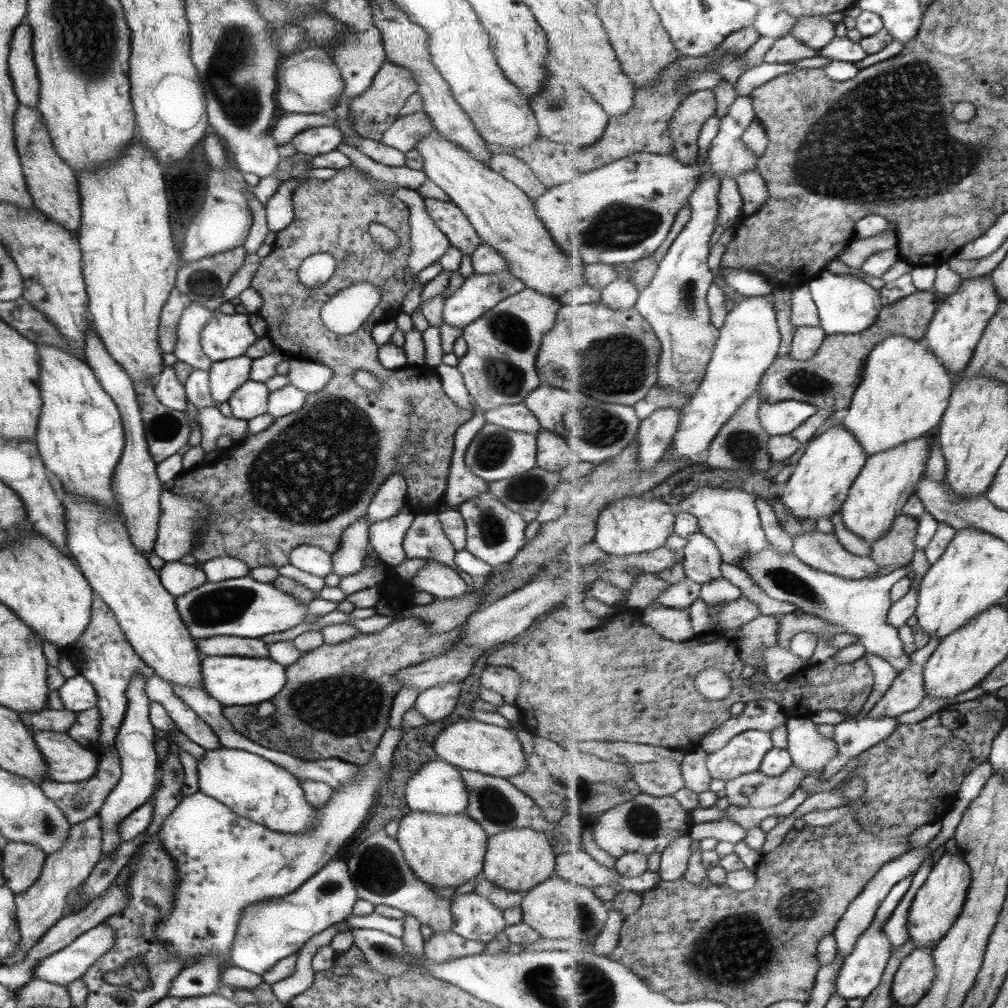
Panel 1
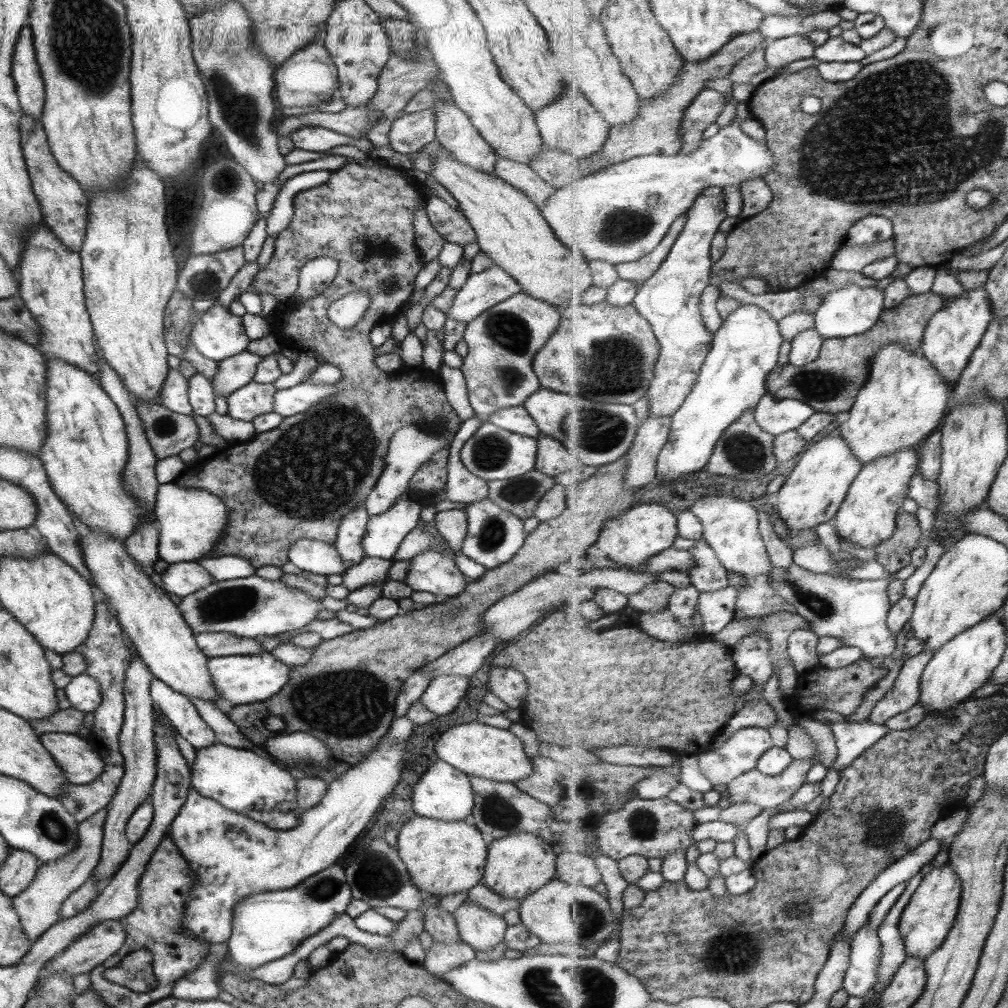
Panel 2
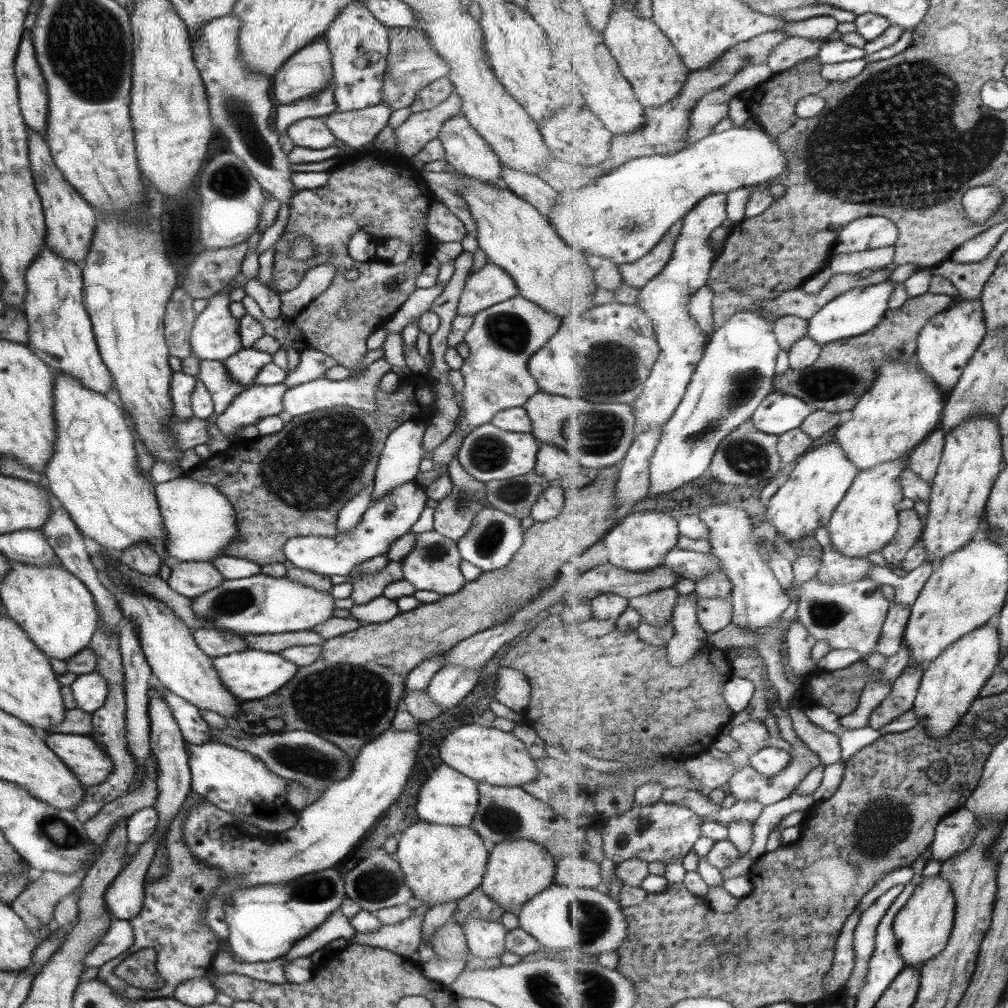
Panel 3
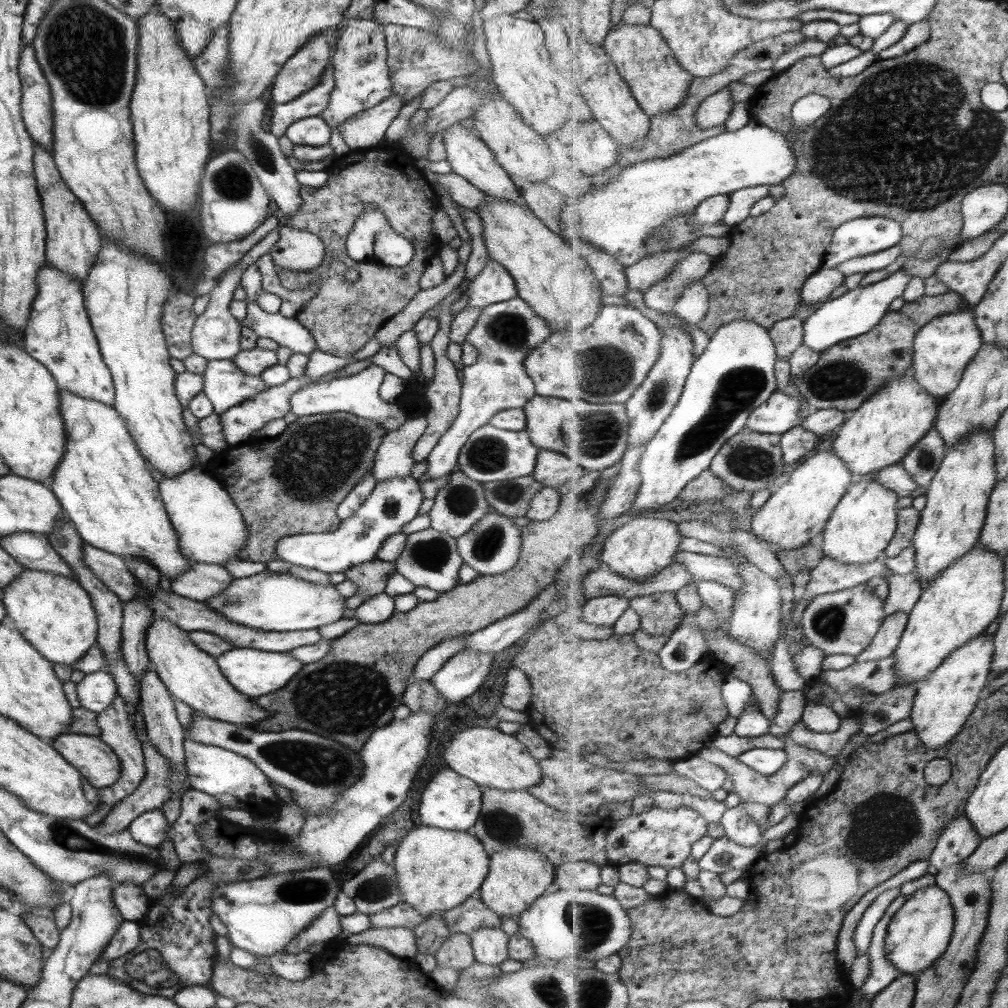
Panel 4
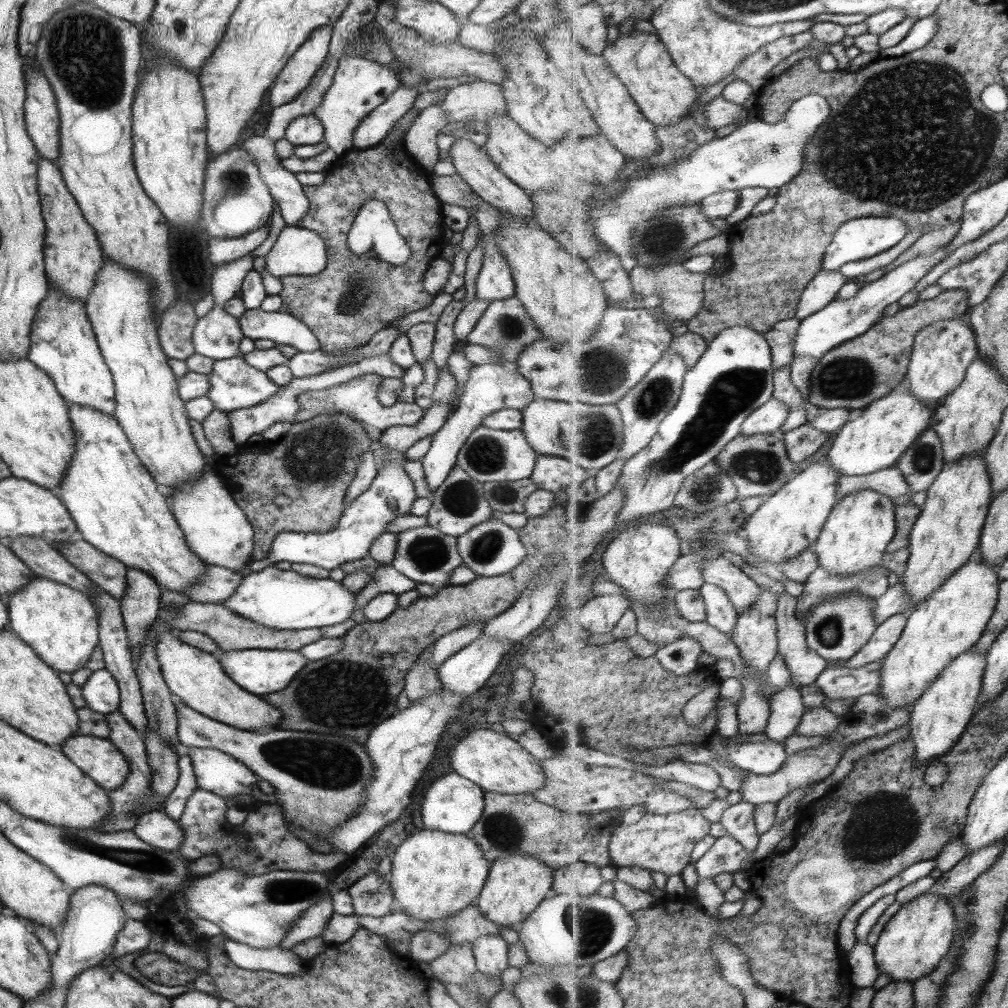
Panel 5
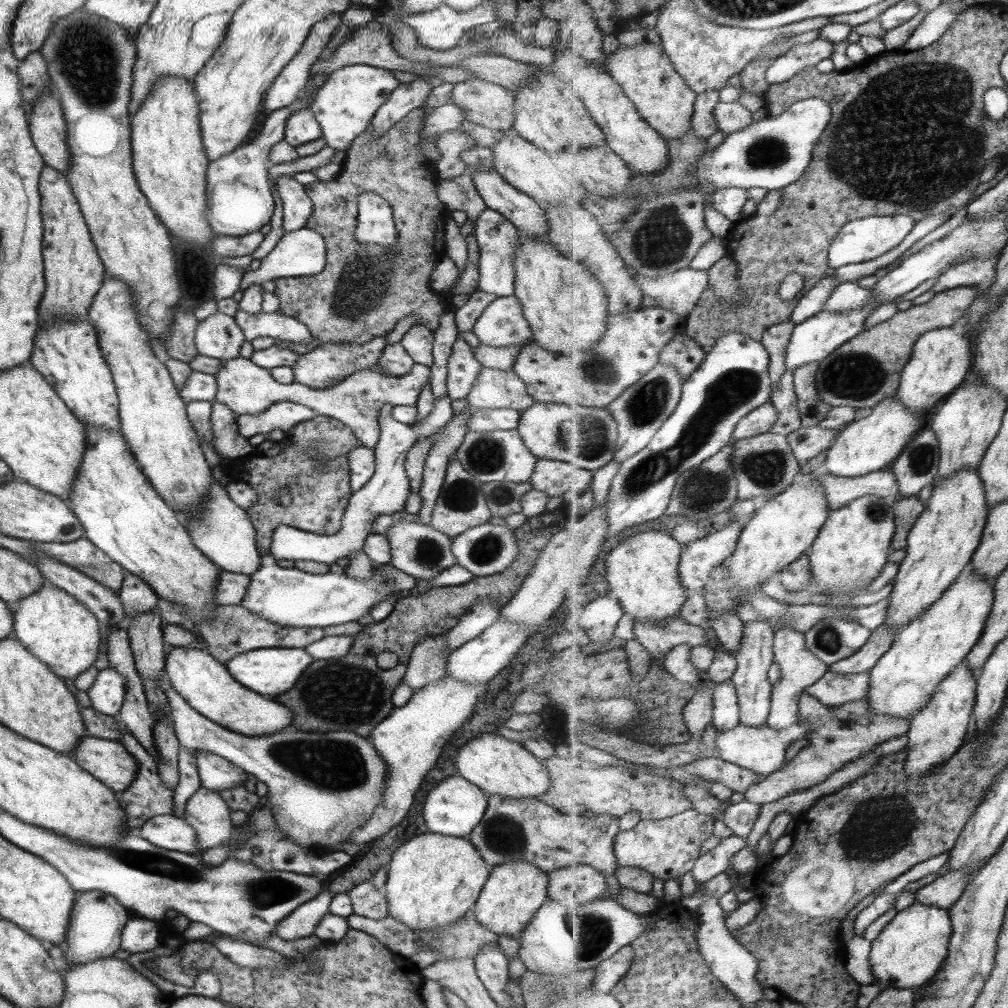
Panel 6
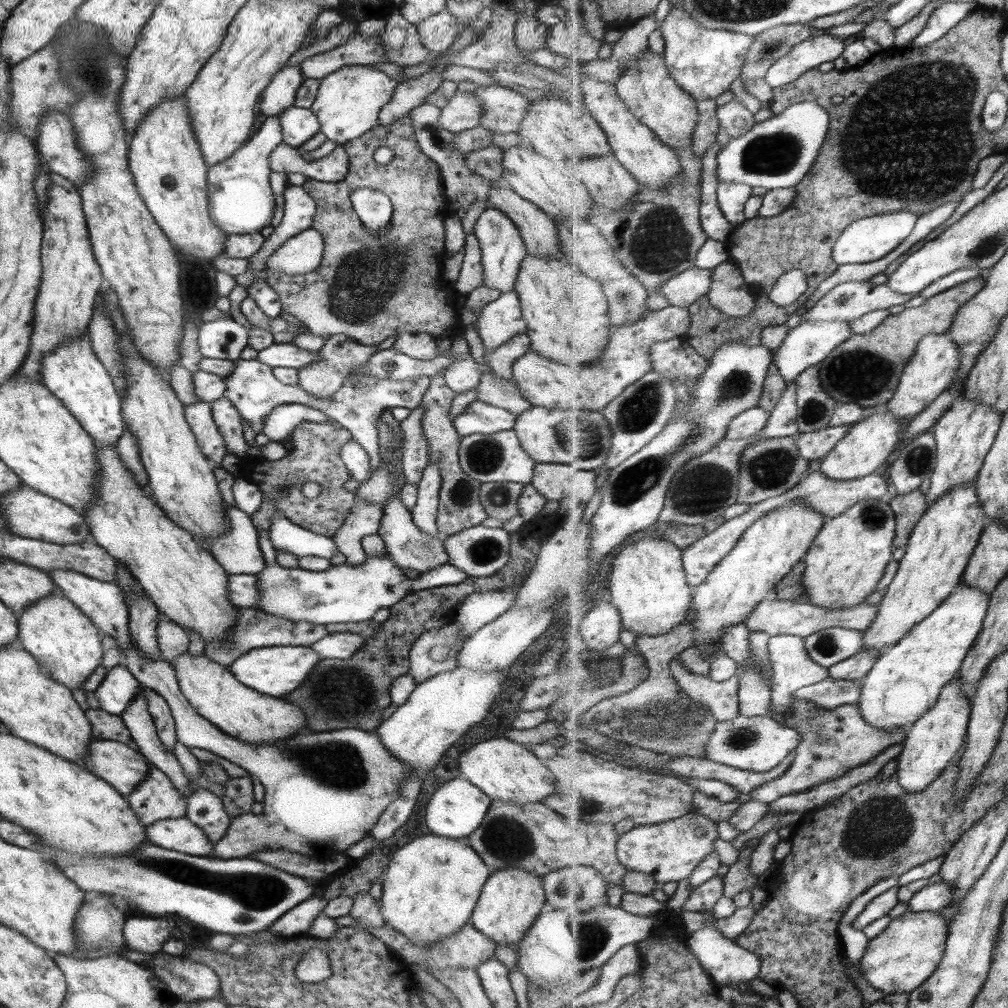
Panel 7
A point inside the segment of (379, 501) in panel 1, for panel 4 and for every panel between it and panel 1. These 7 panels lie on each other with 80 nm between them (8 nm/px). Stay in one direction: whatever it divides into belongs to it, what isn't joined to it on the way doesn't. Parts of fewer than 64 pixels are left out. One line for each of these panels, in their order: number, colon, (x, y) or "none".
2: (408, 448)
3: (398, 462)
4: (392, 458)

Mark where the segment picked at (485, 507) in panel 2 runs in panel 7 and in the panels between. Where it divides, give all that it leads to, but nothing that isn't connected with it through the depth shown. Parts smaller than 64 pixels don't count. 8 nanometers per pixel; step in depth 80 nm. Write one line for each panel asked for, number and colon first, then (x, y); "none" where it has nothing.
3: (493, 538)
4: (492, 546)
5: (491, 548)
6: (487, 549)
7: (478, 551)

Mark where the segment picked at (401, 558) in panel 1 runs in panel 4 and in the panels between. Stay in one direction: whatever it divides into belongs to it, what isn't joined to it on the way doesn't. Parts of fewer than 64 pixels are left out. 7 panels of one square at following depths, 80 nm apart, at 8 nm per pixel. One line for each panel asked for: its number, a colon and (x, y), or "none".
2: (383, 532)
3: (391, 515)
4: (392, 502)

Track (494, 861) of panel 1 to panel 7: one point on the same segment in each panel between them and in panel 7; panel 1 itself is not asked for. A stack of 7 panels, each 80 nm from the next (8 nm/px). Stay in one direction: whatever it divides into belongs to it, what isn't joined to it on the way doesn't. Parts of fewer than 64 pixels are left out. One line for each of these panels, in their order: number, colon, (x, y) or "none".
2: (516, 865)
3: (516, 870)
4: (517, 876)
5: (515, 885)
6: (514, 890)
7: (510, 900)

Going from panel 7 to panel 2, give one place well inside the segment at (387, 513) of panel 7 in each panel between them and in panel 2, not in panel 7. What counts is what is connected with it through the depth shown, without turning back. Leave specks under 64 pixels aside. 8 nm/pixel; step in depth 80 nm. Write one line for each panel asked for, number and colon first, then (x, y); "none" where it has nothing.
2: (431, 571)
3: (433, 564)
4: (429, 558)
5: (423, 554)
6: (420, 551)

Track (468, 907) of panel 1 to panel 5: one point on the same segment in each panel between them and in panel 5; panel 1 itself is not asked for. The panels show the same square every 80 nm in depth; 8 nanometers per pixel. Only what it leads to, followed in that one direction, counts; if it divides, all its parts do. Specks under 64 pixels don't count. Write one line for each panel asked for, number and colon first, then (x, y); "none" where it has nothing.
2: (481, 930)
3: (485, 939)
4: (489, 945)
5: (490, 952)

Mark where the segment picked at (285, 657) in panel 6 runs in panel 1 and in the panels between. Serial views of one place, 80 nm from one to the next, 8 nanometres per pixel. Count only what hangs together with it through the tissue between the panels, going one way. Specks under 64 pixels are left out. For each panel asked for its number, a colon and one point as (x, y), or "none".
1: (232, 681)
2: (239, 679)
3: (249, 675)
4: (252, 673)
5: (260, 672)

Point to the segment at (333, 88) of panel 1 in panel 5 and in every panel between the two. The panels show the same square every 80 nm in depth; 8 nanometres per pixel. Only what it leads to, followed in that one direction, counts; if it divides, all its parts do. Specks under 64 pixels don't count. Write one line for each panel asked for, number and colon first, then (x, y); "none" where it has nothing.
2: (307, 78)
3: (306, 72)
4: (301, 72)
5: (295, 75)

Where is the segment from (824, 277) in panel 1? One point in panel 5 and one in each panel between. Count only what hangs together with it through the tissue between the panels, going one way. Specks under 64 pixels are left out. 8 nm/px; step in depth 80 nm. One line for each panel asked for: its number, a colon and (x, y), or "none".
2: (854, 309)
3: (857, 312)
4: (859, 311)
5: (840, 321)

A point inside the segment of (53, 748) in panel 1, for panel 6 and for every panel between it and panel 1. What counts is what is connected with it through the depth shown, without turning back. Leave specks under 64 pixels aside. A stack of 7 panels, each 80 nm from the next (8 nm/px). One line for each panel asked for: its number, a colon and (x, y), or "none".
2: (76, 758)
3: (79, 753)
4: (101, 767)
5: (98, 758)
6: (107, 761)

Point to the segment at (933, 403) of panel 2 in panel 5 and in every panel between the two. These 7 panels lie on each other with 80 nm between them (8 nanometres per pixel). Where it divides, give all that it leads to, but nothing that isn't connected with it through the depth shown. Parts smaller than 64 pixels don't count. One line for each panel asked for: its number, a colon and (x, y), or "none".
3: (905, 405)
4: (880, 433)
5: (876, 440)

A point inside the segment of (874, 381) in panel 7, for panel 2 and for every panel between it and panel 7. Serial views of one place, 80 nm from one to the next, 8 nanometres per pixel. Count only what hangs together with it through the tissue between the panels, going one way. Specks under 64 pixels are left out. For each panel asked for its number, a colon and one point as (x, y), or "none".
2: (831, 383)
3: (847, 368)
4: (847, 375)
5: (855, 374)
6: (867, 370)

